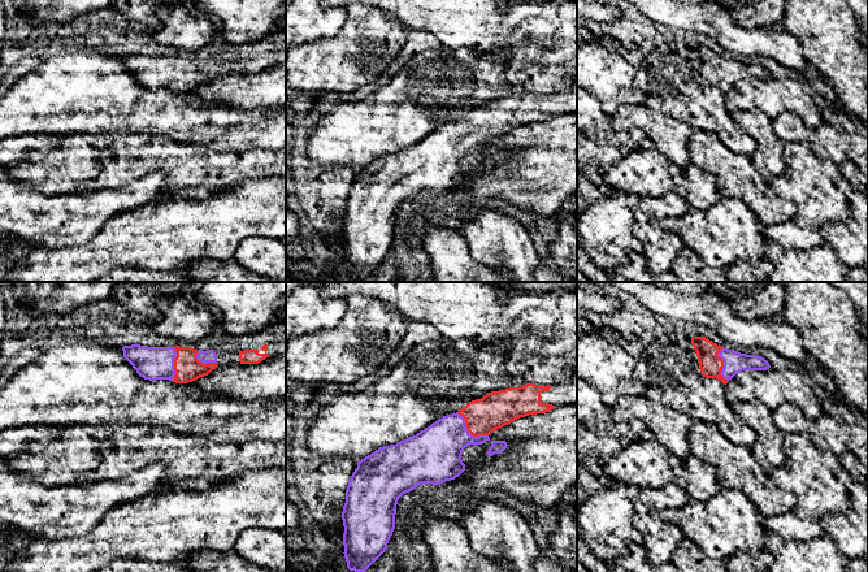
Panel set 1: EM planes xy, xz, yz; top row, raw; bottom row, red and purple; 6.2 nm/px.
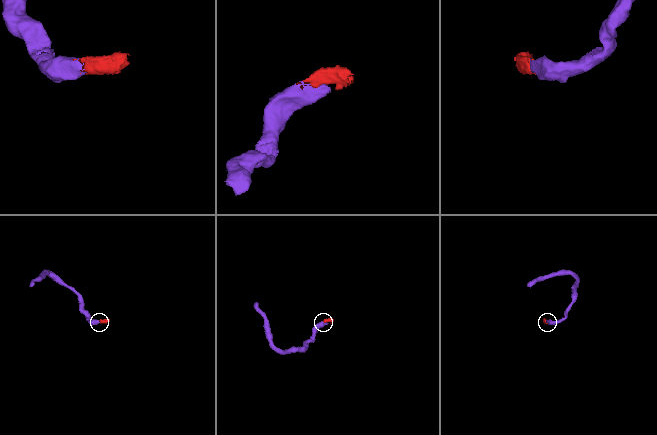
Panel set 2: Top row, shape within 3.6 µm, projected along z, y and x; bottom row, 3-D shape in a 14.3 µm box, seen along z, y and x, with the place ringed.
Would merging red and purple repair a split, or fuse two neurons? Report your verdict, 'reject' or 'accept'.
accept

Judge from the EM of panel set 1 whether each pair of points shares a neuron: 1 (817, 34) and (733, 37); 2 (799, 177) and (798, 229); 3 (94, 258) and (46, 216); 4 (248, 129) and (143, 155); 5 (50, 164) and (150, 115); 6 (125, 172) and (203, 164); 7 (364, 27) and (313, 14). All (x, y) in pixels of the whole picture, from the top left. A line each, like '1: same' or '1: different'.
1: different
2: same
3: different
4: different
5: different
6: same
7: different

